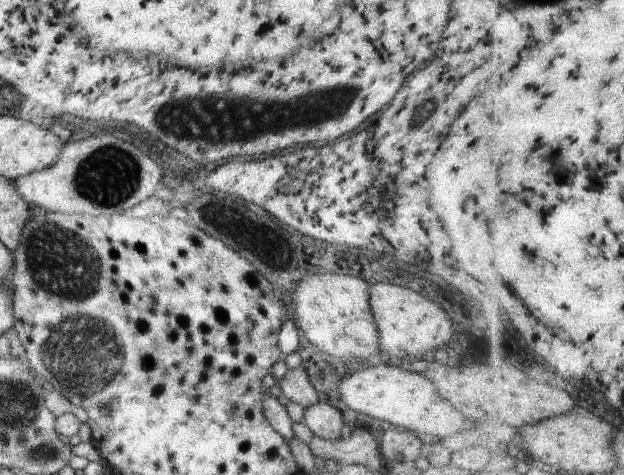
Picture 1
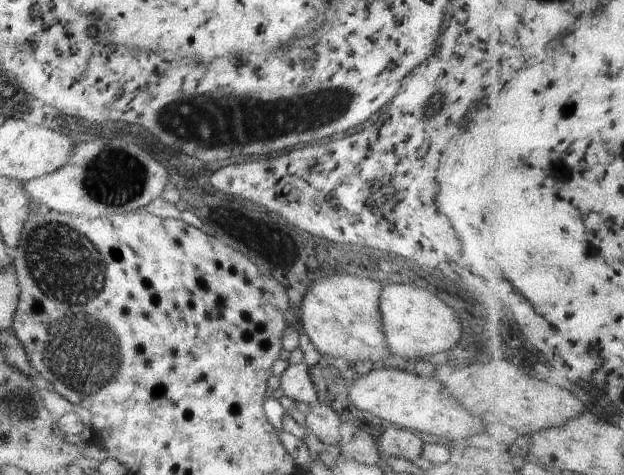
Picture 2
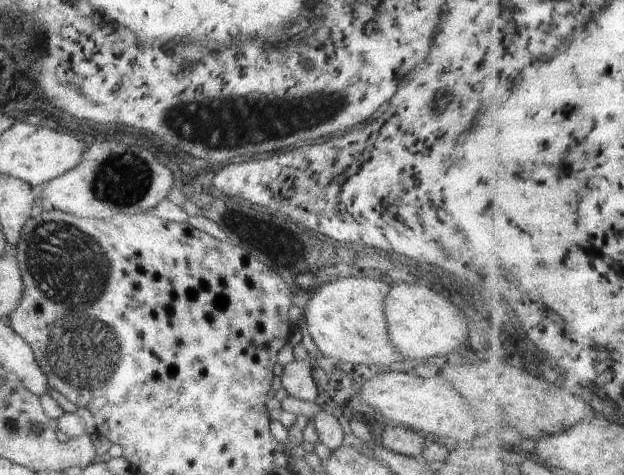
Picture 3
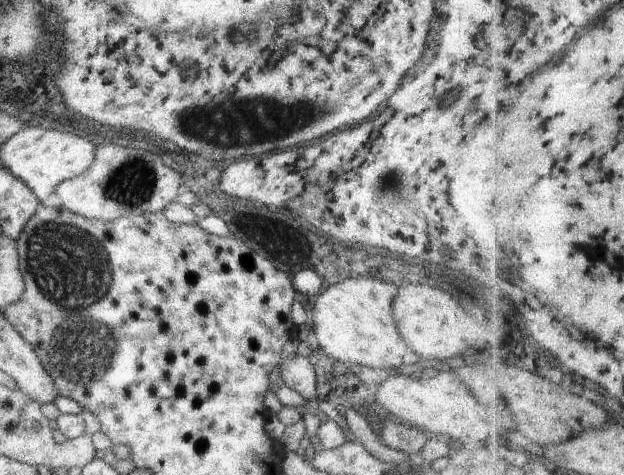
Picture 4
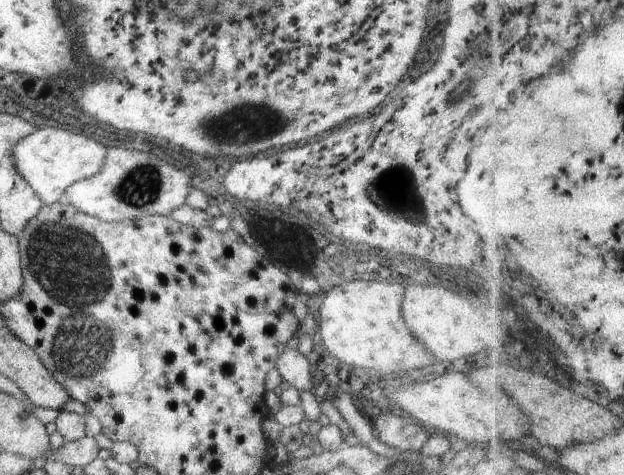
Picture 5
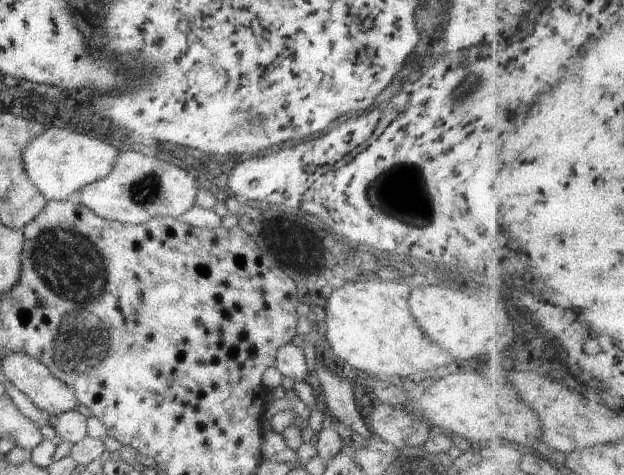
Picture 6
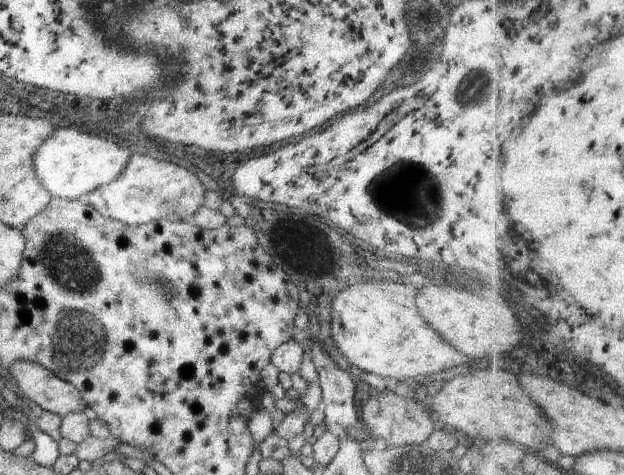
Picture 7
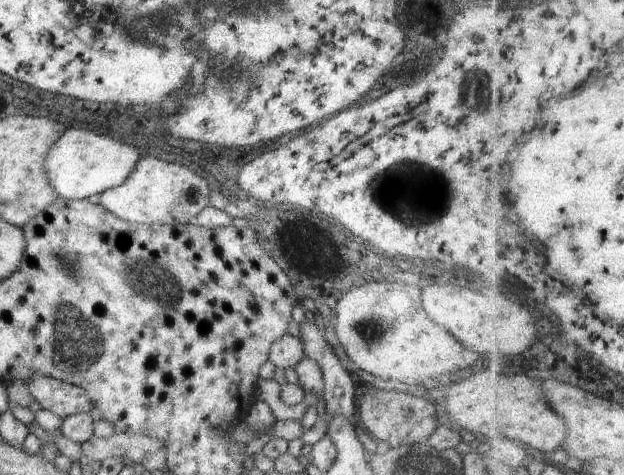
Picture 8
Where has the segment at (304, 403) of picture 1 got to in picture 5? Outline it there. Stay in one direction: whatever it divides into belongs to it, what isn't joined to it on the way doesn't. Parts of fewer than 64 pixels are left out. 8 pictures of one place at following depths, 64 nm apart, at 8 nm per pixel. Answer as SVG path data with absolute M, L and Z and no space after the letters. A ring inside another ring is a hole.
M286 348L280 352L275 366L280 375L296 390L310 390L314 388L313 374L310 373L310 363L297 348Z

